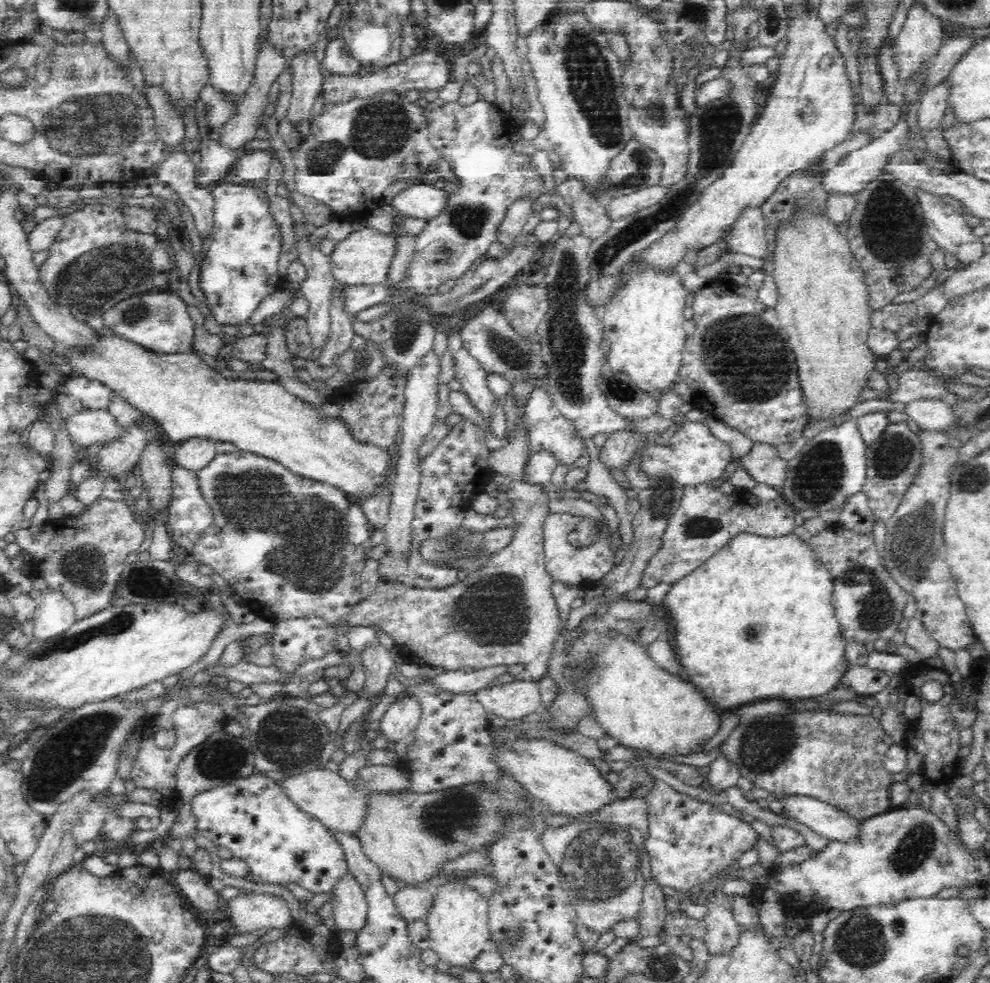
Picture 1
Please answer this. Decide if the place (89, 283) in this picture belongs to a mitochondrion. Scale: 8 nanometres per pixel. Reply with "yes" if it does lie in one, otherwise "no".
yes

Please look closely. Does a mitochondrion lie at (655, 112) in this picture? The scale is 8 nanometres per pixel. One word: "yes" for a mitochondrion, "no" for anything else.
yes

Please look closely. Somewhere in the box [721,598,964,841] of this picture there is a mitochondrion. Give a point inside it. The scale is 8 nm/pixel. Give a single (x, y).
(761, 753)

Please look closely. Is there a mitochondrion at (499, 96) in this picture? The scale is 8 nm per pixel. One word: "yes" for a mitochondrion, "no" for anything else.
no

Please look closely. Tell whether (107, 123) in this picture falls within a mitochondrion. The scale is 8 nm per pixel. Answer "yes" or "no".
yes

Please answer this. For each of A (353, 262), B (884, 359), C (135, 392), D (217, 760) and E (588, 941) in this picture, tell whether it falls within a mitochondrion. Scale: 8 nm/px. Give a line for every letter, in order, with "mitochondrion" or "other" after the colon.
A: other
B: other
C: other
D: mitochondrion
E: other

